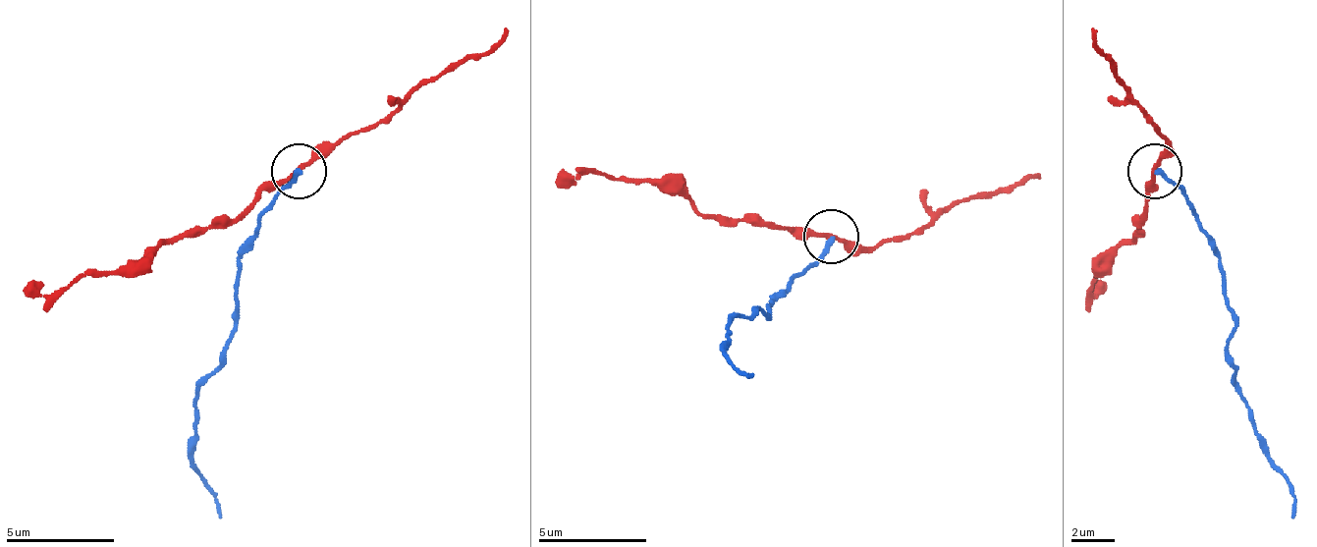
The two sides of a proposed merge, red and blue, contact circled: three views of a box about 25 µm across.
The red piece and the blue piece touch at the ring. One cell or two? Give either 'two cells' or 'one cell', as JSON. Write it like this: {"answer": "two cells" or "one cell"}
{"answer": "two cells"}

